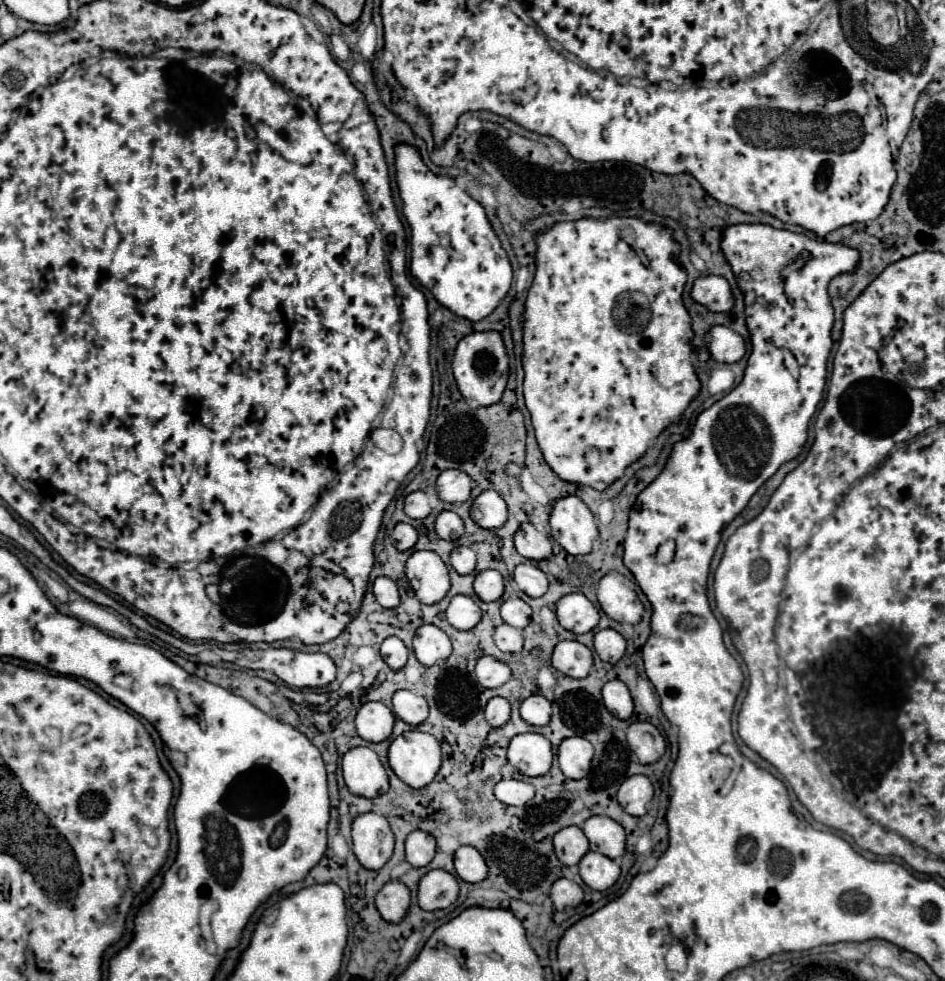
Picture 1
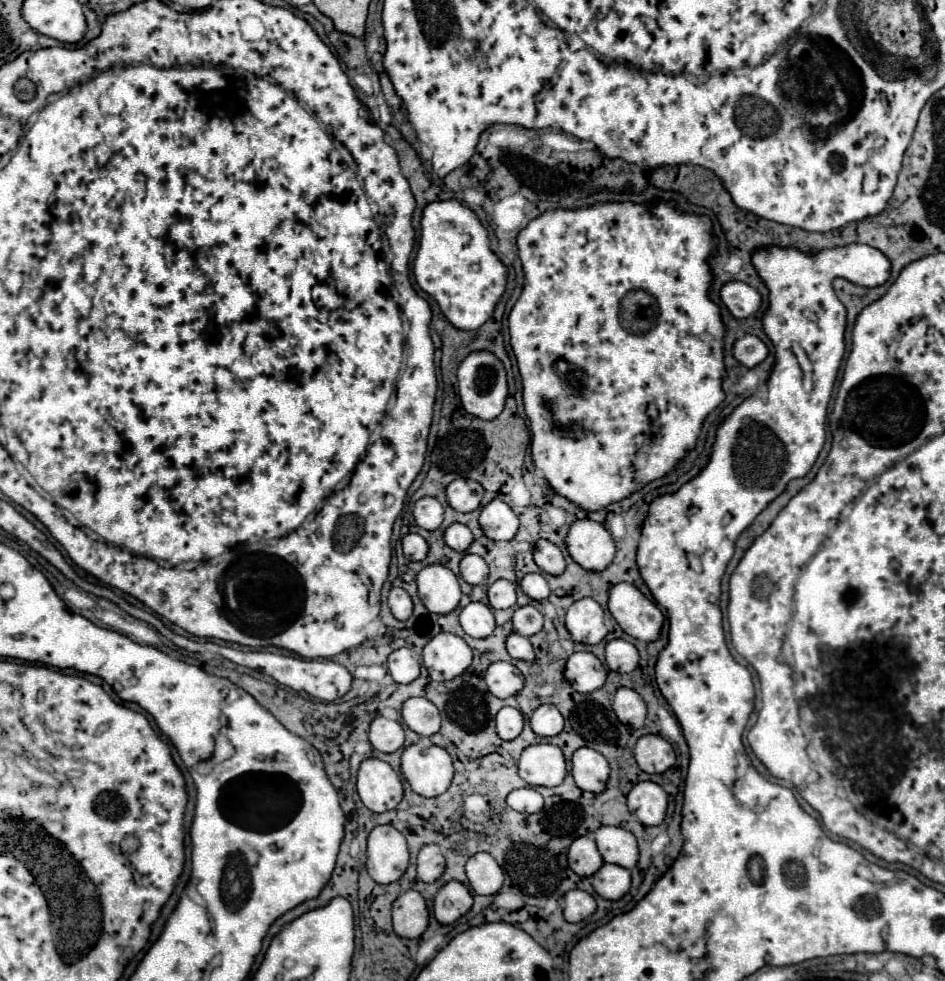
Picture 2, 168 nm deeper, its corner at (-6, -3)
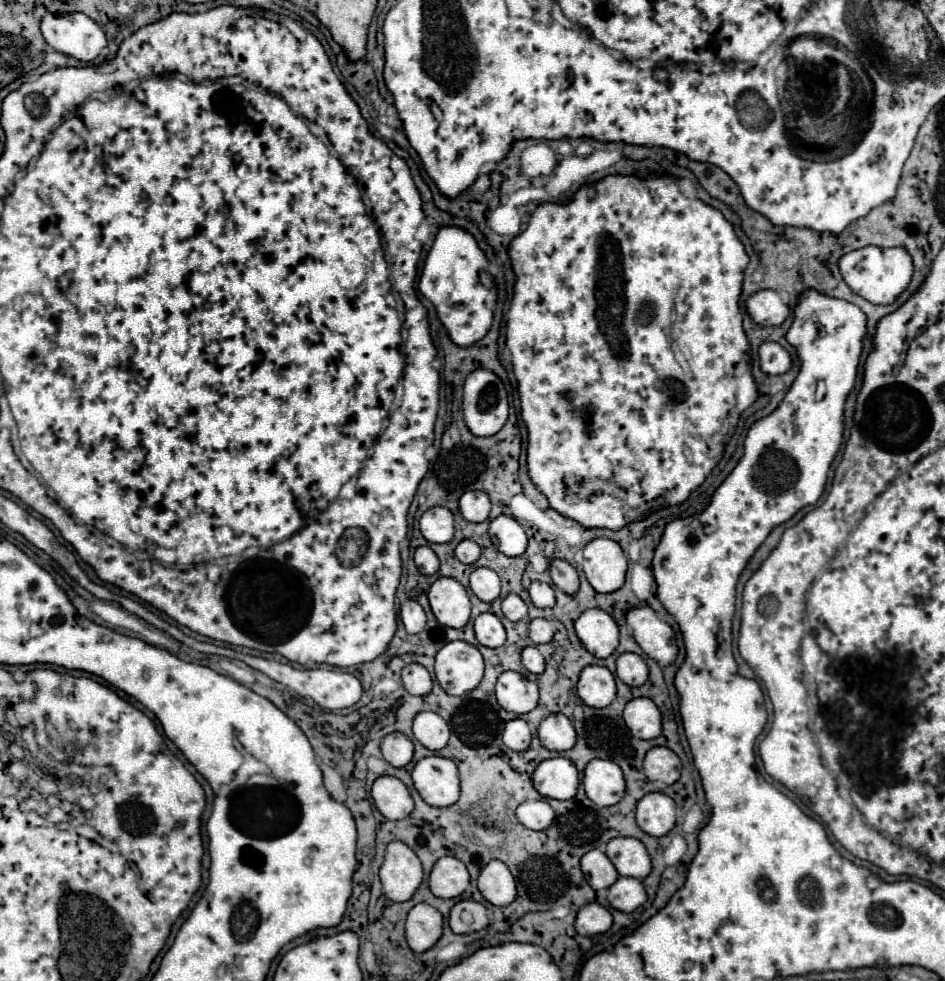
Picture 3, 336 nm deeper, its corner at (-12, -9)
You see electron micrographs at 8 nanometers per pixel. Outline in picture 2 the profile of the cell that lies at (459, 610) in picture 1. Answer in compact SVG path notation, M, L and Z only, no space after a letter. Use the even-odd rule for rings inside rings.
M469 603L461 611L461 627L469 637L485 639L495 631L495 619L487 605L483 603Z

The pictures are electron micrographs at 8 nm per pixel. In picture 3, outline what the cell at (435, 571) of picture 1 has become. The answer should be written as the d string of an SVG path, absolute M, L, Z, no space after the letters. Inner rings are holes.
M439 577L429 593L429 605L433 609L435 619L445 627L463 627L471 617L471 601L465 587L451 579Z

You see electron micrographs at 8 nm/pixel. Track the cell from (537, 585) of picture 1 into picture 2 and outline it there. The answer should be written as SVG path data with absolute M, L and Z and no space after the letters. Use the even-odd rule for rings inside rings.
M529 573L529 575L525 575L519 585L521 585L521 591L527 597L535 599L535 601L547 599L549 593L551 593L551 589L549 589L549 585L547 585L547 581L545 581L545 577L541 573Z

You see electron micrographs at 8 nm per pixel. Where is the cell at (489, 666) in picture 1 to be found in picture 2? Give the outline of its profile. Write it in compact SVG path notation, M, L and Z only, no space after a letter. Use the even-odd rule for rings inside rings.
M495 661L489 665L489 669L485 673L485 683L495 697L507 699L507 697L517 695L523 689L525 677L513 663Z

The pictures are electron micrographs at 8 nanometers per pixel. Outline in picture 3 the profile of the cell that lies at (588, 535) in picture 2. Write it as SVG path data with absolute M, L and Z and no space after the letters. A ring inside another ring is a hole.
M605 537L591 539L585 545L583 555L585 555L583 563L585 577L597 593L611 593L623 585L627 557L615 541Z

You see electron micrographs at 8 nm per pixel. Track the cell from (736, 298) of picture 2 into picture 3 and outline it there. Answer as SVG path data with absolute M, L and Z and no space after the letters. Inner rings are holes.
M771 289L753 293L747 299L745 307L747 307L749 317L757 325L773 325L775 327L775 325L781 325L785 321L785 317L789 315L789 307L783 305L779 295Z

